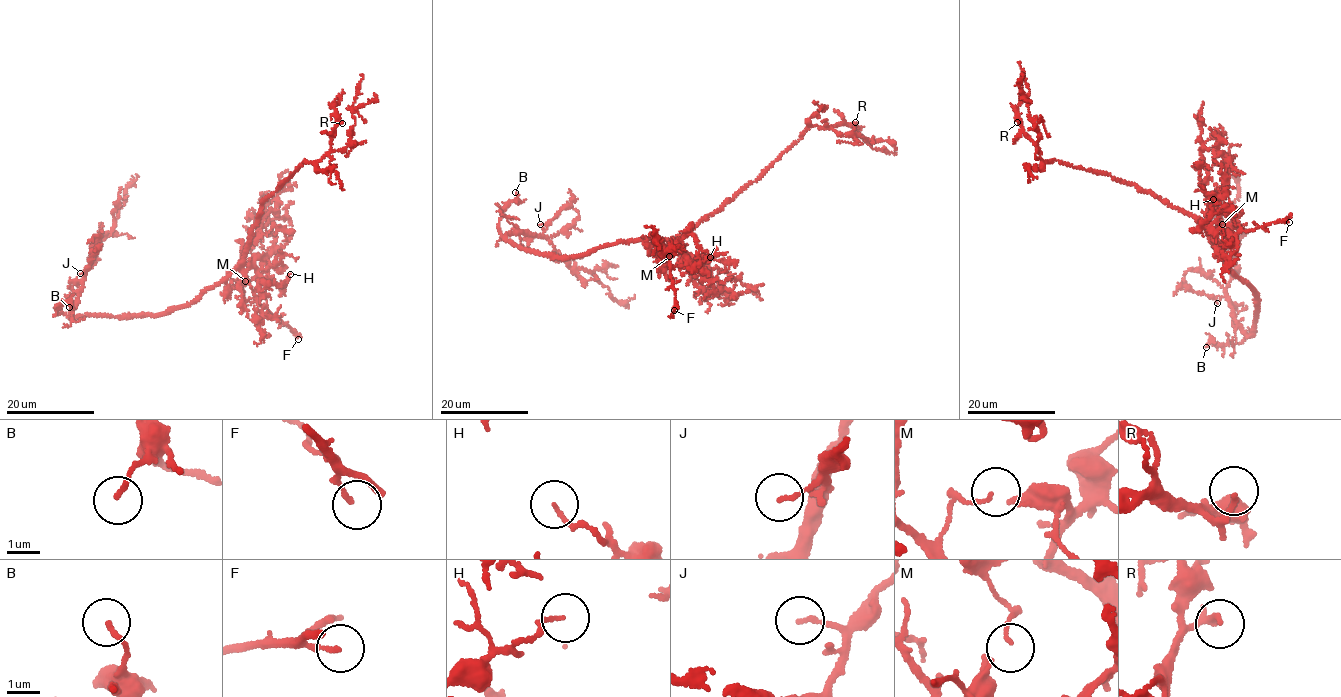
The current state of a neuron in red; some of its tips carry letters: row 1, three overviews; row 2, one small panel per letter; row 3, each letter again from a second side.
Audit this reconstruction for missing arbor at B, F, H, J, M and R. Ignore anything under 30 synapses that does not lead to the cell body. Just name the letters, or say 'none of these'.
F

